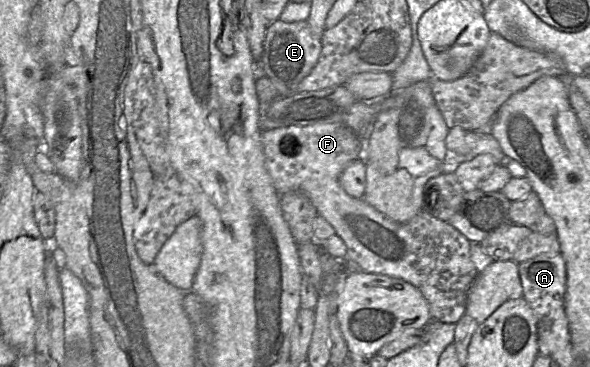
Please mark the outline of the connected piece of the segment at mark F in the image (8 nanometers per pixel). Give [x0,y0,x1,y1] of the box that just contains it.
[261,123,479,323]

